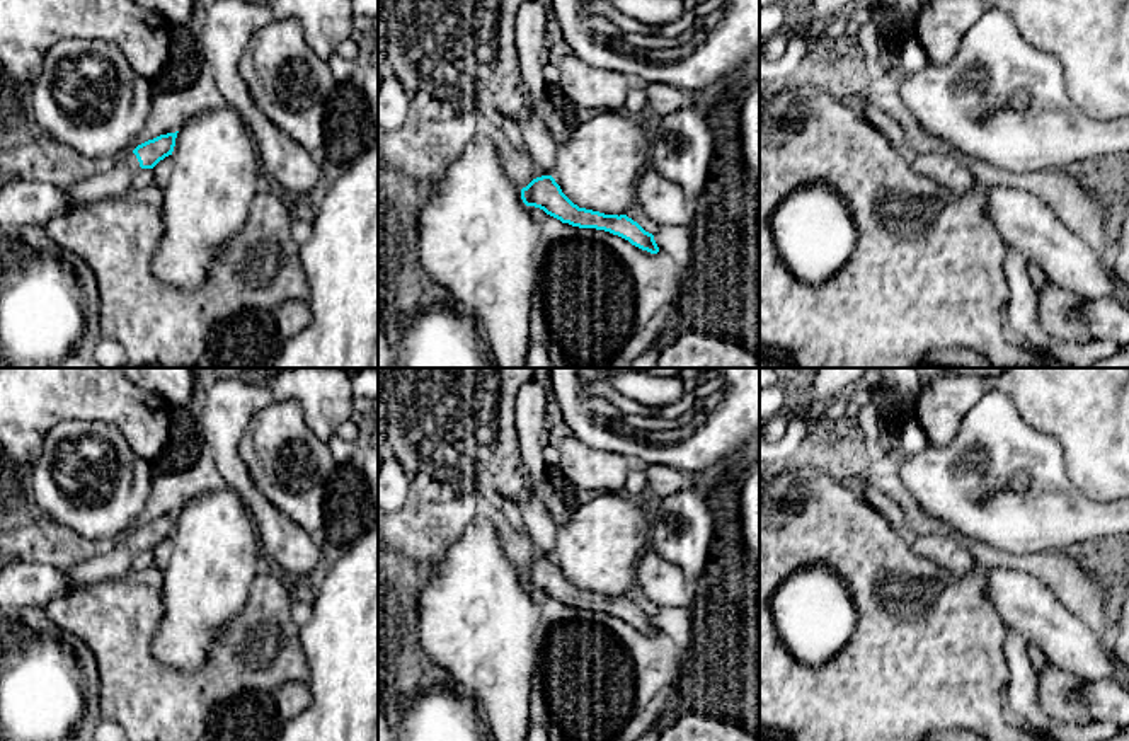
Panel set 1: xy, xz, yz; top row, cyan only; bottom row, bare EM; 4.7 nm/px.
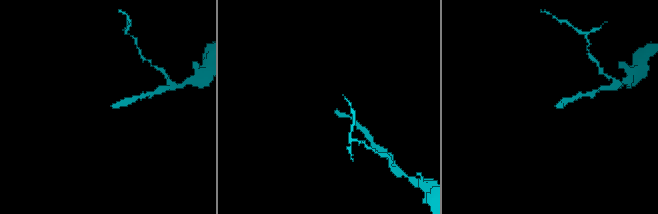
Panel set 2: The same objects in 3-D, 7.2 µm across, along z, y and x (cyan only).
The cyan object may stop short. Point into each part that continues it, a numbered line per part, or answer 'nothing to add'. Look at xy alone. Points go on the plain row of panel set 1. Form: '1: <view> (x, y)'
1: xy (114, 562)

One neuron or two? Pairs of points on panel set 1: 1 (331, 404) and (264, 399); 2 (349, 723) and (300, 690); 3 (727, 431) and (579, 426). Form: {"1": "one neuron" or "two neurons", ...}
{"1": "two neurons", "2": "two neurons", "3": "one neuron"}

